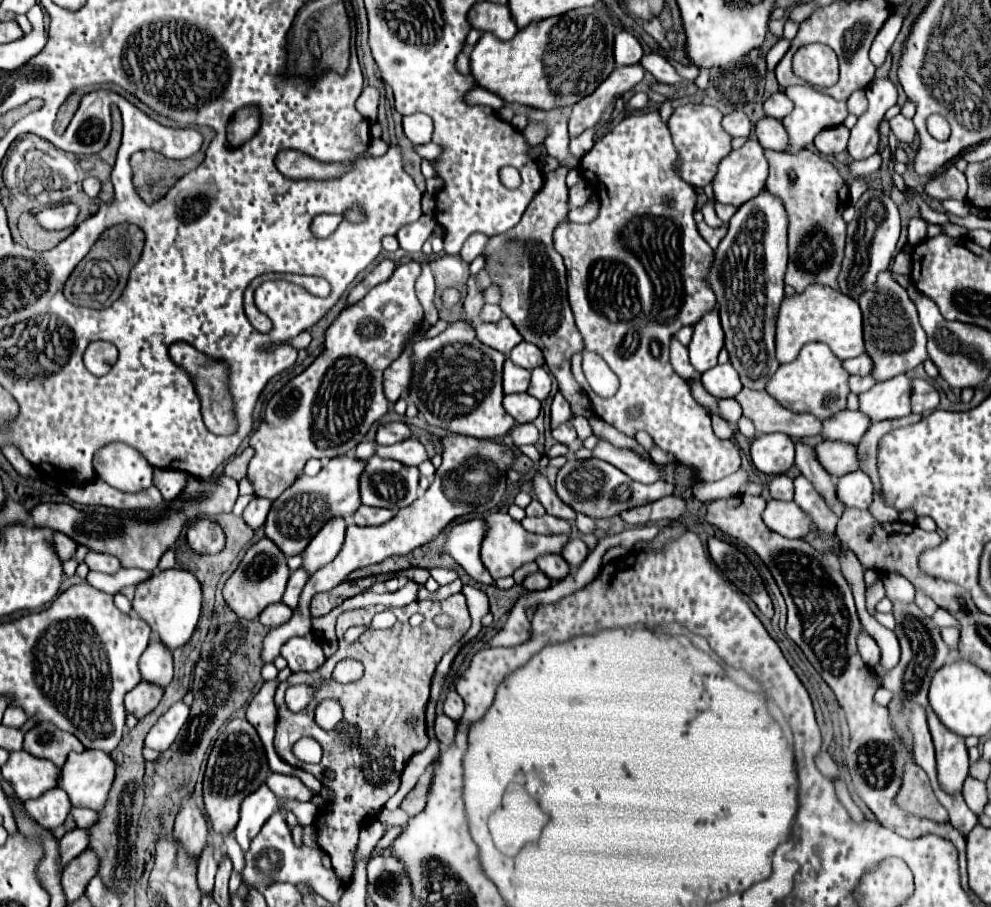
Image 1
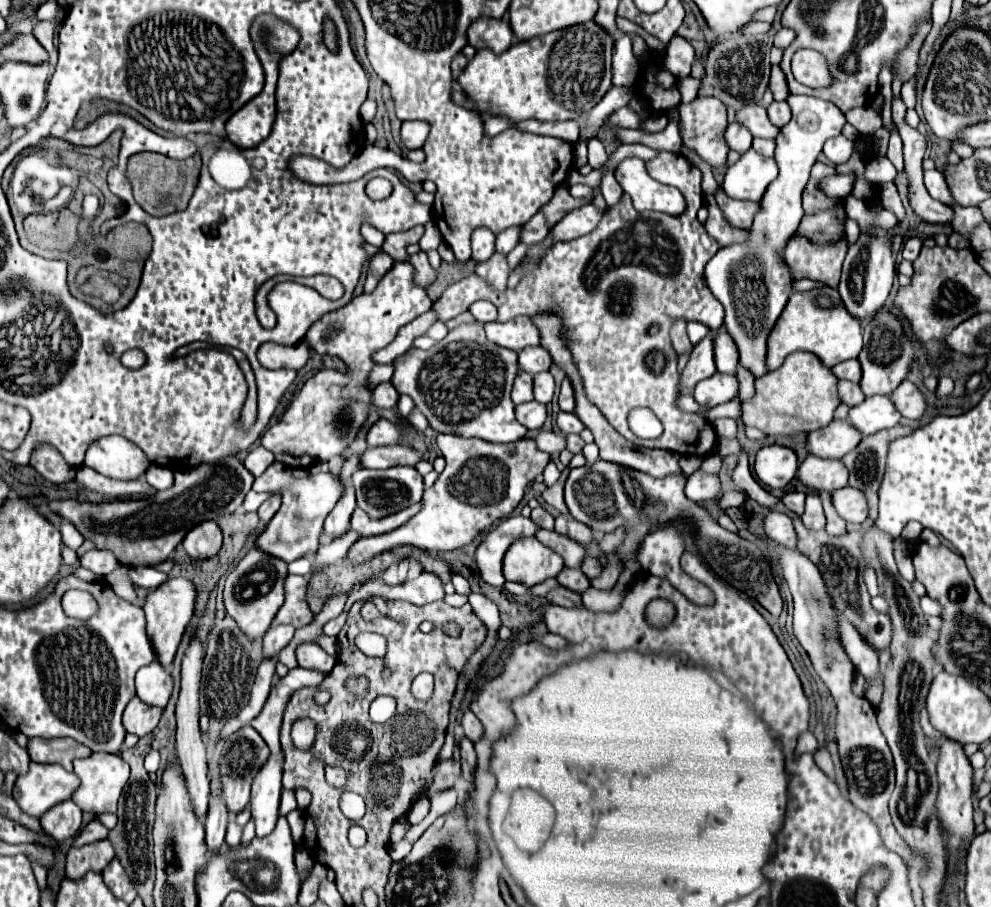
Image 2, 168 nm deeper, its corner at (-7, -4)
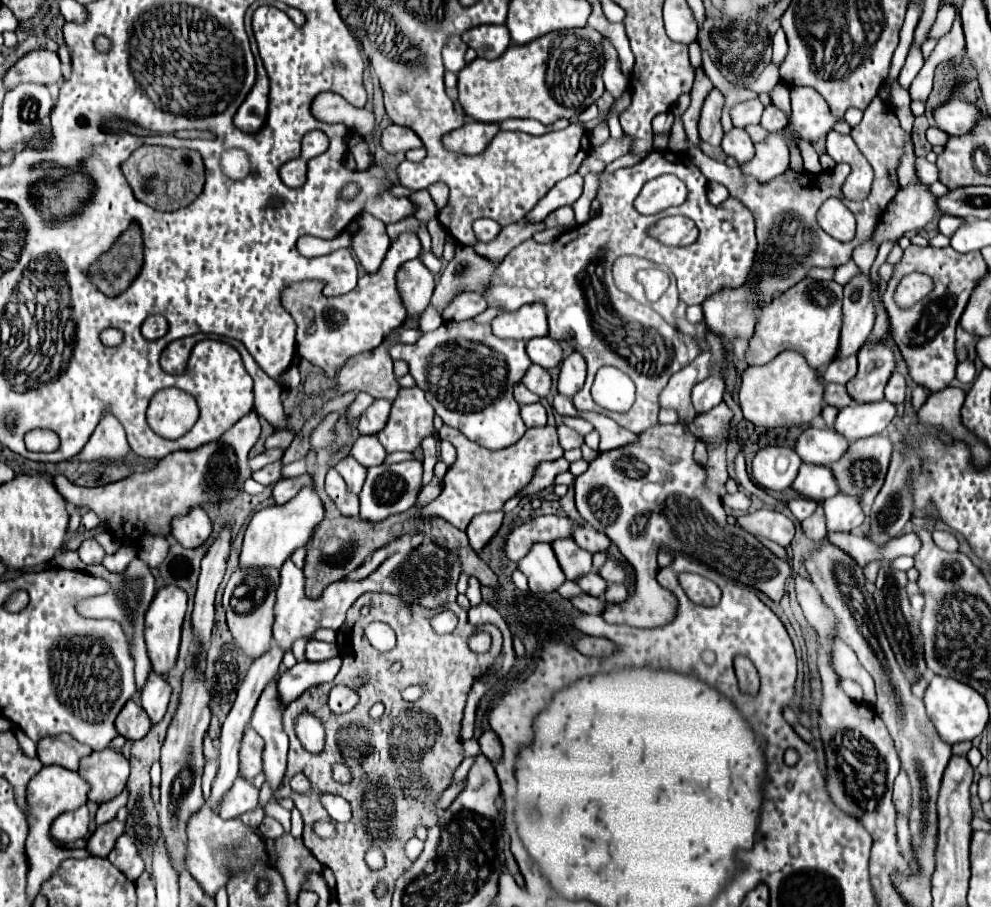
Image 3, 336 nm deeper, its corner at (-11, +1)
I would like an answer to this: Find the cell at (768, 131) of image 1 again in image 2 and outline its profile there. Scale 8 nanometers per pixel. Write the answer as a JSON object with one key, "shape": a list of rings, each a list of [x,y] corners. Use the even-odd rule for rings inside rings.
{"shape":[[[747,104],[735,114],[735,122],[745,126],[753,136],[761,138],[775,138],[779,134],[779,128],[769,124],[767,120],[767,110],[759,104]]]}

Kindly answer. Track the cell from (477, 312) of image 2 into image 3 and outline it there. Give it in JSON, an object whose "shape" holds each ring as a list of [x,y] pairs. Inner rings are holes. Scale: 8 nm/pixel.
{"shape":[[[463,293],[463,295],[455,297],[451,301],[451,305],[447,305],[447,309],[443,311],[443,319],[465,321],[465,319],[477,317],[485,309],[487,309],[487,301],[483,299],[481,293]]]}

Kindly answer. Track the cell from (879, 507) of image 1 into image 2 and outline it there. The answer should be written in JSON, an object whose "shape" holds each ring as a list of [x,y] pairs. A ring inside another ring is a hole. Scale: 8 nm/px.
{"shape":[[[893,426],[883,432],[865,436],[859,446],[841,460],[843,466],[849,470],[849,486],[861,490],[867,498],[871,520],[877,520],[877,492],[883,480],[889,444],[909,432],[911,428],[907,426]]]}

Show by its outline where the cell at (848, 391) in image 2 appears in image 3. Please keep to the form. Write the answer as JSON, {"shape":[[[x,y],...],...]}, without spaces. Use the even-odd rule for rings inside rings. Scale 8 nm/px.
{"shape":[[[835,383],[825,385],[825,401],[827,401],[827,405],[835,405],[839,409],[853,403],[849,393],[847,393],[847,387],[845,385],[835,385]]]}

